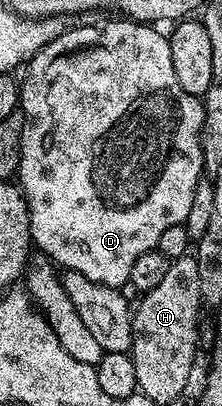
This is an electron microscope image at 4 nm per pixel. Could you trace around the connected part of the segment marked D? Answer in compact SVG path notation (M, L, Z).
M111 18L100 28L68 27L30 60L25 68L27 77L21 80L19 103L25 114L25 130L21 134L17 183L29 206L32 245L38 250L40 248L43 251L40 253L60 269L85 274L85 278L110 288L122 289L130 281L133 262L137 262L141 254L158 249L164 230L169 230L169 226L183 225L189 214L189 205L193 202L193 190L197 190L199 181L205 176L201 154L203 102L200 97L190 96L181 90L181 82L177 82L177 73L173 71L170 39L159 31L158 27L126 18Z

